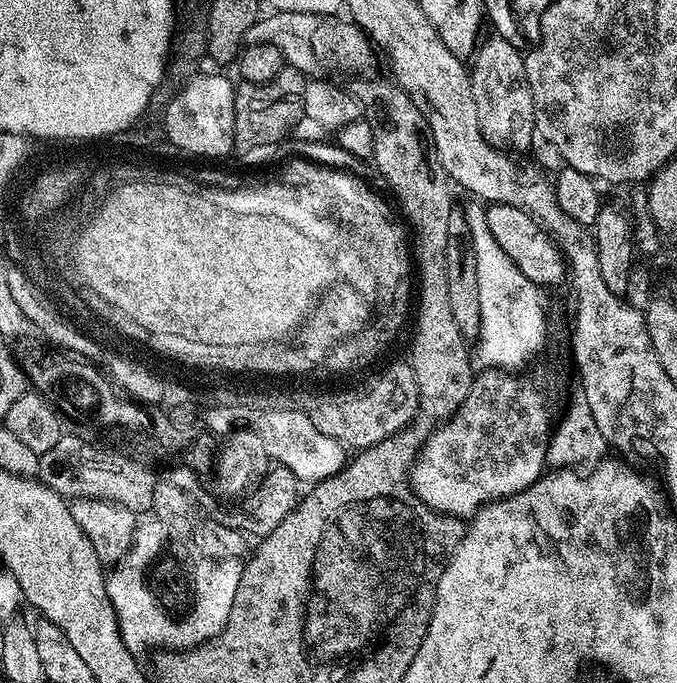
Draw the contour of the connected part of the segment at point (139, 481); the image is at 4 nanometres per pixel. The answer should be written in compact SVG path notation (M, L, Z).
M61 435L56 445L40 453L39 480L65 500L109 500L137 514L146 513L154 502L158 483L151 467L118 451L99 452L92 444L76 436Z

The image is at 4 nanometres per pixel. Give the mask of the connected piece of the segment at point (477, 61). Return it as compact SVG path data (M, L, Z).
M495 34L489 40L481 39L470 60L470 79L472 81L472 97L478 110L478 122L484 138L491 144L507 146L509 149L528 148L534 140L534 102L530 94L530 86L526 82L526 66L521 49L514 47L509 40Z

